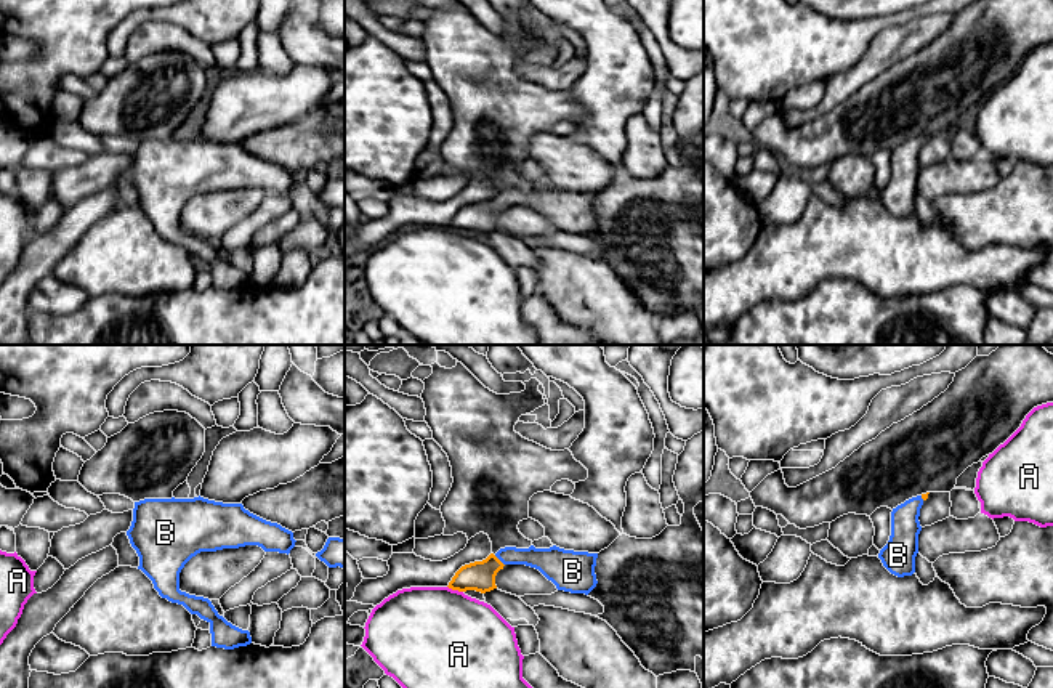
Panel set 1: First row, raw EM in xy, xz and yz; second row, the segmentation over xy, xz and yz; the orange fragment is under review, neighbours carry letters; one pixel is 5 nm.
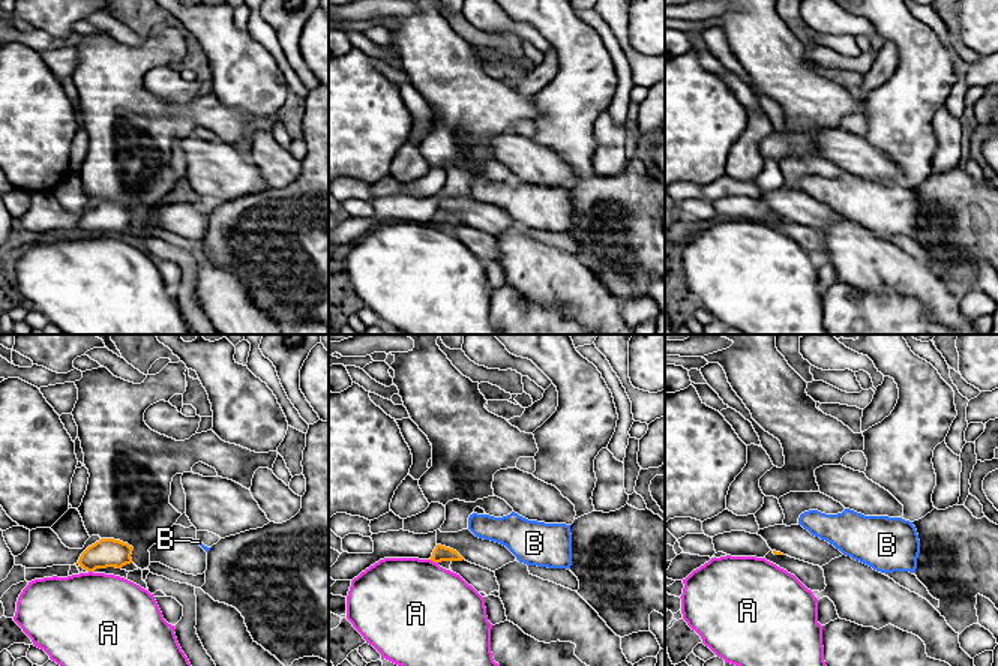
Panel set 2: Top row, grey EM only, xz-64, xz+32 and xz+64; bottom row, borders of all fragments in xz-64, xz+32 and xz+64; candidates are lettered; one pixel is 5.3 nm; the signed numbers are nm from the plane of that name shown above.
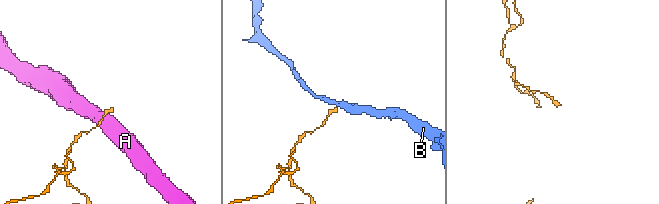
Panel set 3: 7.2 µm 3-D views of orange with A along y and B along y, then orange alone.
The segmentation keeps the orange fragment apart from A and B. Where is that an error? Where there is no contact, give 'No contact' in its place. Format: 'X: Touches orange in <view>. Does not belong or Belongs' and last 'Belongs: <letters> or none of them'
A: Touches orange in xz. Does not belong
B: Touches orange in xz. Belongs
Belongs: B

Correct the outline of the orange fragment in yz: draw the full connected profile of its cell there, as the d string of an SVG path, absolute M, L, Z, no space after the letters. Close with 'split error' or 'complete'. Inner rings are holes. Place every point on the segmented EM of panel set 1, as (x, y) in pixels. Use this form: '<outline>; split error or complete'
M928 494L906 500L891 512L891 536L880 550L878 558L894 576L904 577L915 573L915 556L918 553L918 534L922 531L918 516Z; split error

